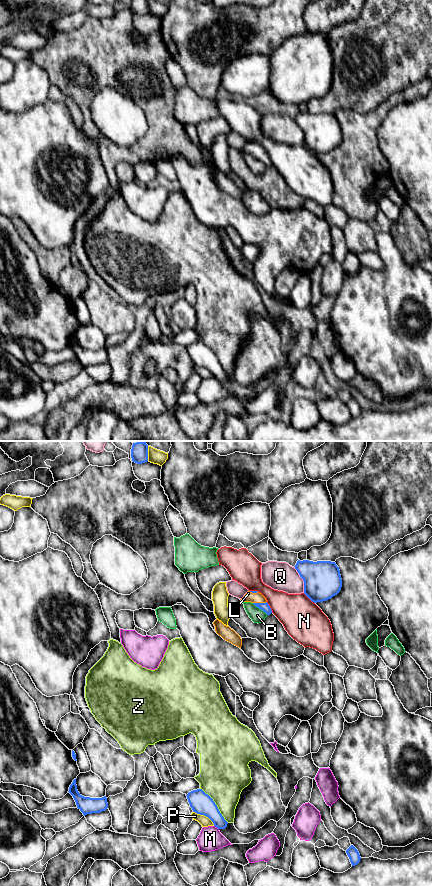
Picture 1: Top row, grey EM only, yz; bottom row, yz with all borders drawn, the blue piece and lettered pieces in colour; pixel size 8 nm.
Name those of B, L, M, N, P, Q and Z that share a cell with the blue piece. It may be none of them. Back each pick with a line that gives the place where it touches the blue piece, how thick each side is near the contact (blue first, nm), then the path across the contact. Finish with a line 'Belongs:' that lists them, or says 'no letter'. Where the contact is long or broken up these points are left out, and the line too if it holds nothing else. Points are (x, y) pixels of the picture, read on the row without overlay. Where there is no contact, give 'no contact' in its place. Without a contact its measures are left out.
L: contact yz (259, 155); calibres 70 and 80 nm; way yz (265, 159), (259, 155), (251, 149)
Belongs: L

